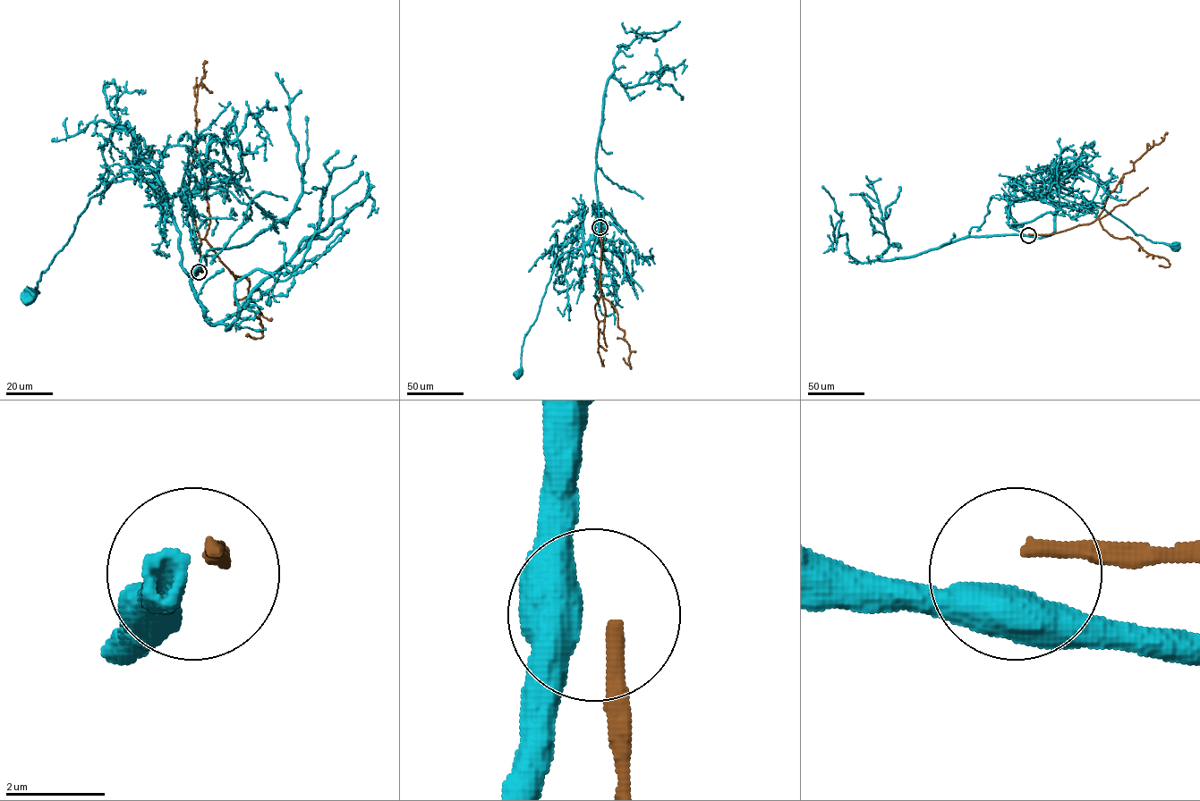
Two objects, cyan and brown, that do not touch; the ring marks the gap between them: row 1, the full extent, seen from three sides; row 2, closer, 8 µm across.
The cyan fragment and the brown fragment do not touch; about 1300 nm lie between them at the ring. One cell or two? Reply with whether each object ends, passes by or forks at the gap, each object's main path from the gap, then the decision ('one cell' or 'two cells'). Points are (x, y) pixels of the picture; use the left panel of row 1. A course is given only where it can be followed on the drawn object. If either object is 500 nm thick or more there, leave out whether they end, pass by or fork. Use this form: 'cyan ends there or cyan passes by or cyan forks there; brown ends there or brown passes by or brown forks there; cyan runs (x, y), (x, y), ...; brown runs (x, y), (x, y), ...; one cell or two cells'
cyan runs (198, 273), (193, 277), (182, 267), (179, 231), (168, 200), (145, 181), (123, 179), (92, 197), (29, 297); brown runs (200, 271), (200, 238), (188, 189), (196, 149), (194, 88), (201, 83), (207, 62); two cells

